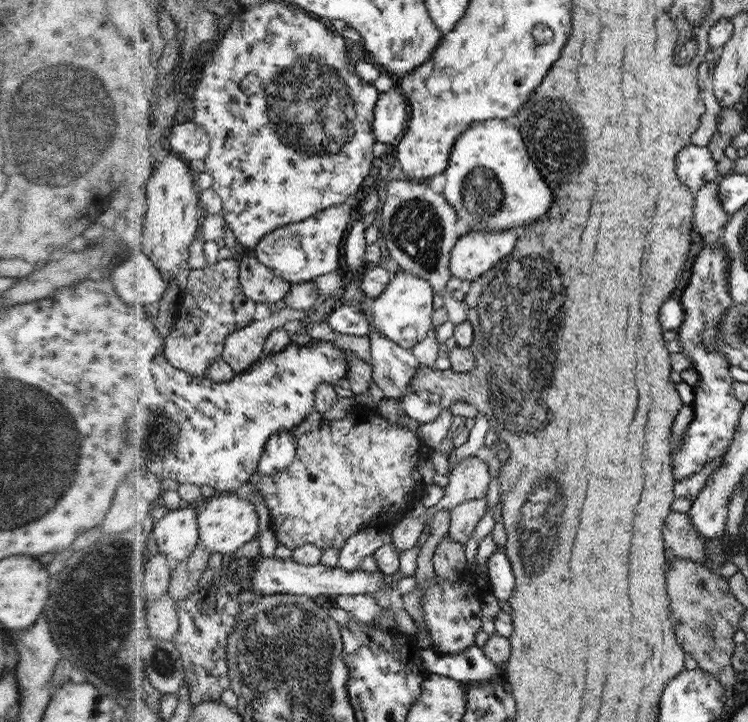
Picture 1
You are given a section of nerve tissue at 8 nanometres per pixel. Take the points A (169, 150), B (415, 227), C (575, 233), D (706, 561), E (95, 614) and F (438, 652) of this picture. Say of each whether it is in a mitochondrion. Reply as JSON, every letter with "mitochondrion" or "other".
{"A":"other","B":"mitochondrion","C":"other","D":"other","E":"mitochondrion","F":"other"}

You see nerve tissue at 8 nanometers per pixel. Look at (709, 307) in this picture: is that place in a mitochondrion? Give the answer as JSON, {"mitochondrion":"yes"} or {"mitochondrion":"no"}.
{"mitochondrion":"yes"}

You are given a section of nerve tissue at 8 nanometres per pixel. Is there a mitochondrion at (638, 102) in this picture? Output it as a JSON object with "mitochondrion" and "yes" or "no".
{"mitochondrion":"no"}

